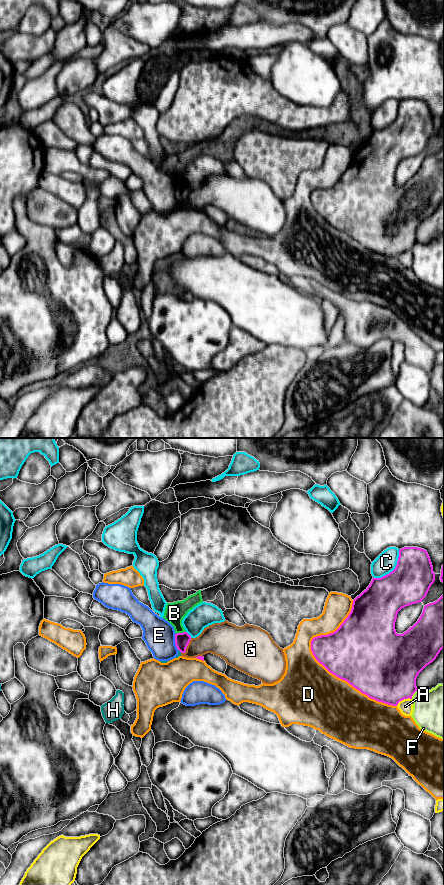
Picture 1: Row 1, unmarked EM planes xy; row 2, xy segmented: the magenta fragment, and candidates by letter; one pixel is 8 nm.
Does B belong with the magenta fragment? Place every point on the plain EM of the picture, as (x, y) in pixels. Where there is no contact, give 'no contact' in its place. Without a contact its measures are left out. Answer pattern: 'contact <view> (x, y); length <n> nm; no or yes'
contact xy (180, 185); length 80 nm; no

